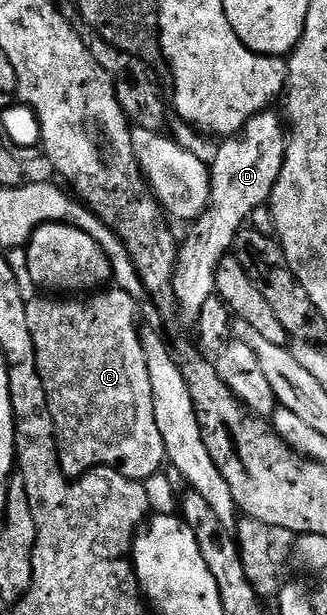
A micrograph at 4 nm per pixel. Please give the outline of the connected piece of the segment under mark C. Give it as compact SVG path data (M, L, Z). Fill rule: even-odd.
M111 288L108 294L103 293L95 292L90 296L39 296L43 298L32 297L28 301L29 332L33 336L37 368L41 376L41 384L45 384L45 396L49 400L49 412L53 416L55 436L59 439L59 463L64 476L69 480L78 480L82 474L97 470L101 466L108 466L121 472L121 476L129 476L134 482L146 483L148 478L152 478L164 469L167 462L167 449L165 440L161 440L161 432L157 429L157 416L153 412L153 380L149 376L149 364L143 347L141 325L139 326L141 306L133 296L129 296L129 292L124 290Z

